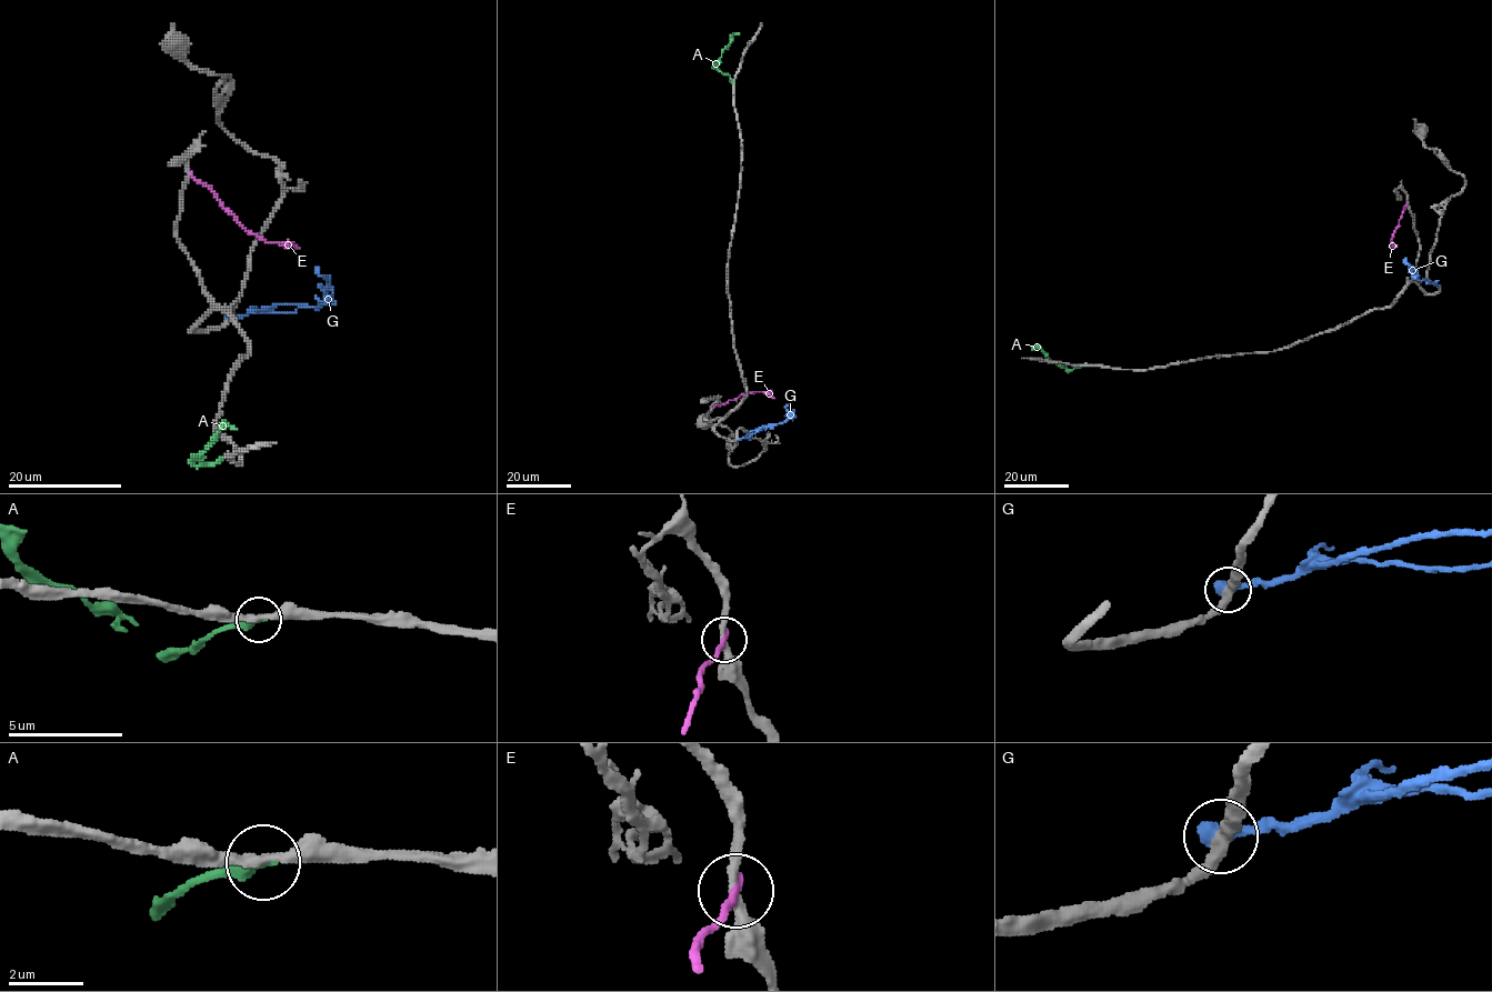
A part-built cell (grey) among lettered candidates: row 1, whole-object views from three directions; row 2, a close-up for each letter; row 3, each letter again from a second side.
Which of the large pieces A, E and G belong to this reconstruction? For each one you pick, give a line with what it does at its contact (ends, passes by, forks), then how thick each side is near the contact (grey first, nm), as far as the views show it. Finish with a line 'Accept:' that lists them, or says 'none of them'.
Accept: none of them

